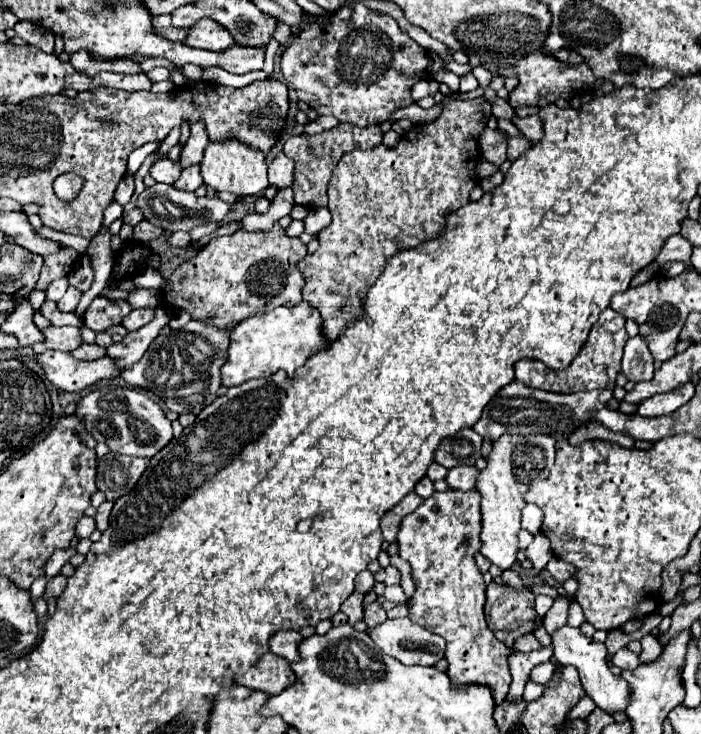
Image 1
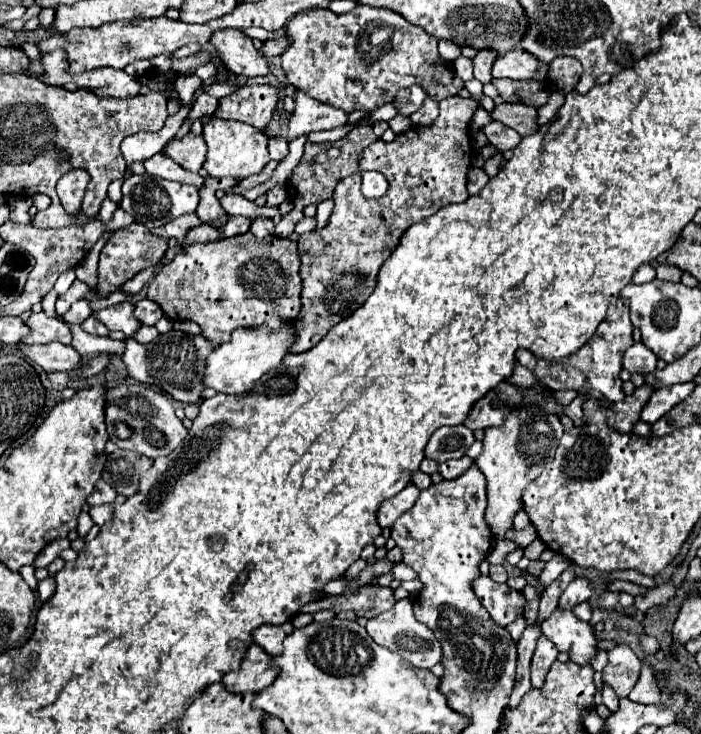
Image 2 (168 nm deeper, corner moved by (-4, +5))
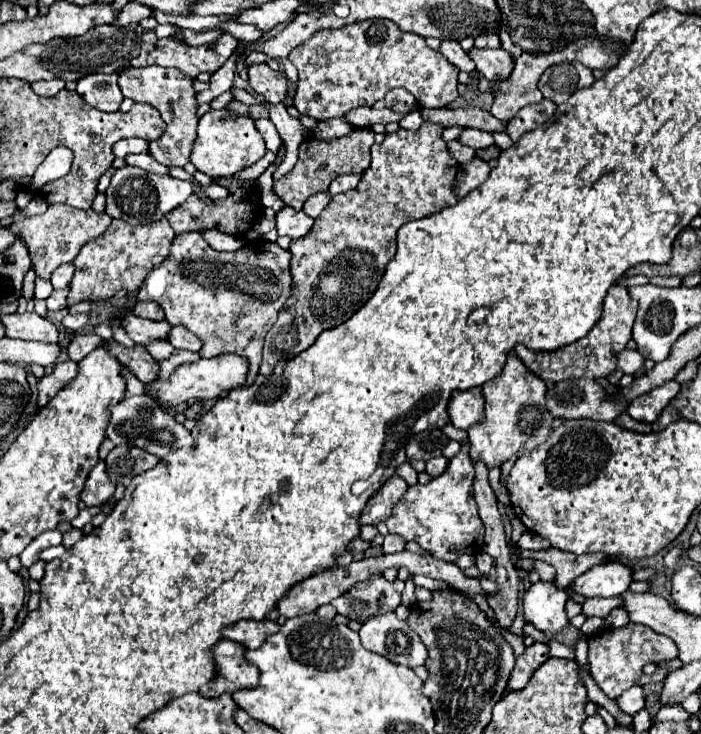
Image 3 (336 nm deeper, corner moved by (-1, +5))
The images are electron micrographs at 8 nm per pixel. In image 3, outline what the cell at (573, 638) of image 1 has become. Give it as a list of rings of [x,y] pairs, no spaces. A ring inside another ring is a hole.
[[[538,581],[524,593],[522,609],[526,621],[530,621],[536,629],[544,633],[560,633],[564,627],[570,627],[570,619],[564,609],[566,601],[566,591],[556,589],[554,583]]]

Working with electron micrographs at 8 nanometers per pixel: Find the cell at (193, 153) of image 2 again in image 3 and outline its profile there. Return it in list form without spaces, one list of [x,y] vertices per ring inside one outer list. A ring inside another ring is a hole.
[[[152,65],[152,67],[144,67],[144,69],[126,67],[126,69],[122,69],[118,81],[120,81],[118,85],[120,85],[124,97],[134,99],[136,103],[148,103],[148,105],[156,107],[166,123],[164,135],[150,143],[150,155],[166,167],[184,167],[190,161],[190,151],[196,141],[196,125],[198,125],[196,91],[192,89],[194,79],[188,75],[180,75],[180,71],[176,71],[176,69],[164,69],[164,67]]]

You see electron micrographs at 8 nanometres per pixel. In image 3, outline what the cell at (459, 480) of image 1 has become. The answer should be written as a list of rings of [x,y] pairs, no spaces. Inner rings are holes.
[[[436,457],[436,459],[430,459],[430,461],[426,463],[426,473],[428,473],[430,477],[438,477],[438,475],[444,473],[446,467],[448,467],[448,459],[446,459],[446,457]]]

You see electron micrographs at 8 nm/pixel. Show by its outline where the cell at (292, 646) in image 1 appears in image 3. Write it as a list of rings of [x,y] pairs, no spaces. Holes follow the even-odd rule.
[[[240,621],[228,627],[224,631],[224,637],[236,643],[242,643],[248,649],[256,649],[264,643],[264,639],[268,639],[268,633],[266,633],[264,621]]]

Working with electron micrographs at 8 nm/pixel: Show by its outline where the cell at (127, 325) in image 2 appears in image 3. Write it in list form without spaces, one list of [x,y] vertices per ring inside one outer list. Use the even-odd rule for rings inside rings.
[[[128,313],[120,319],[120,327],[128,333],[128,337],[138,343],[144,345],[150,339],[158,339],[158,337],[166,337],[170,331],[170,325],[166,321],[150,321],[150,319],[142,319],[136,317],[134,313]]]

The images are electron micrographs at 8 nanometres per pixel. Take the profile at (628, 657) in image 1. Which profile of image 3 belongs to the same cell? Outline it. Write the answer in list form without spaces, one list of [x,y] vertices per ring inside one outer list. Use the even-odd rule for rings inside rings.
[[[628,623],[620,629],[608,629],[588,639],[588,661],[592,665],[592,677],[600,685],[600,689],[612,697],[618,699],[622,691],[636,685],[638,677],[642,675],[642,667],[648,663],[660,663],[666,659],[676,659],[676,643],[672,639],[666,639],[666,635],[660,635],[644,625]]]

